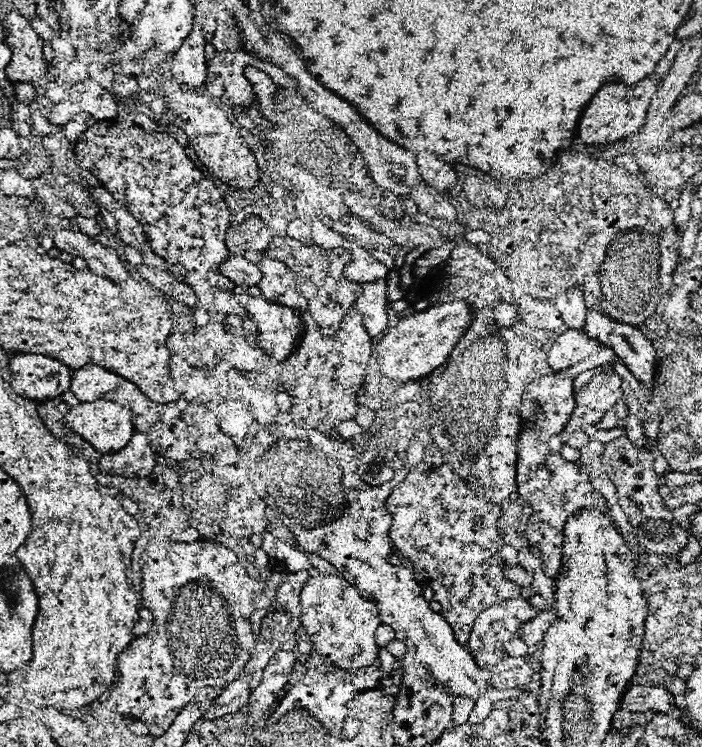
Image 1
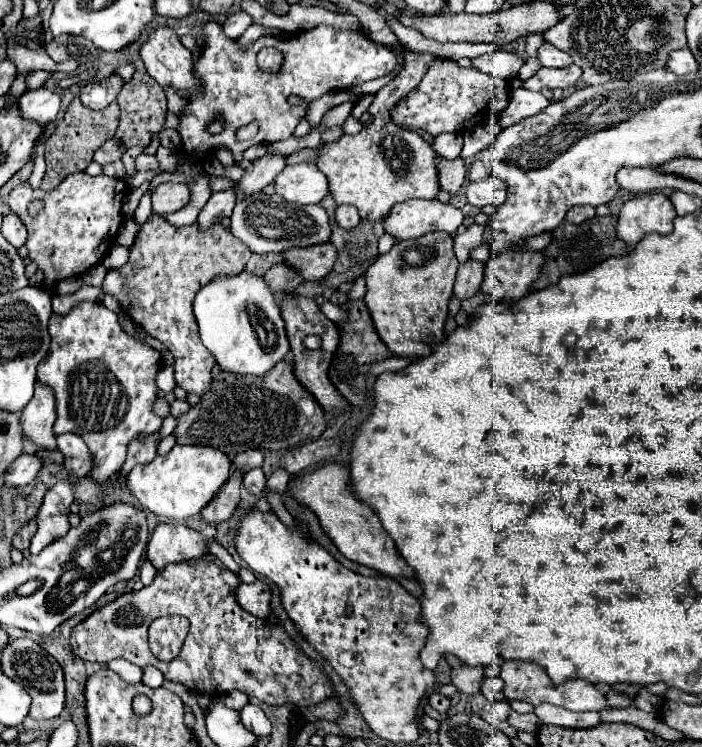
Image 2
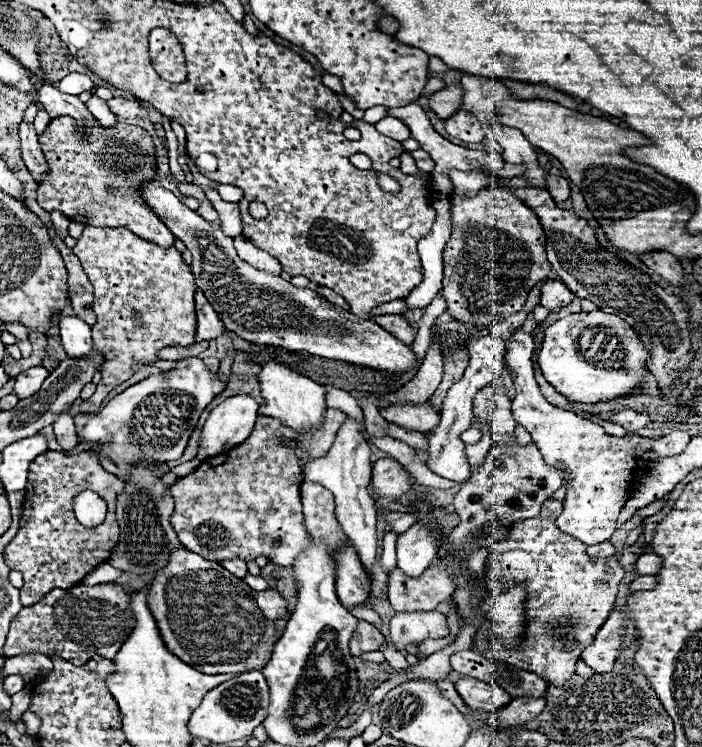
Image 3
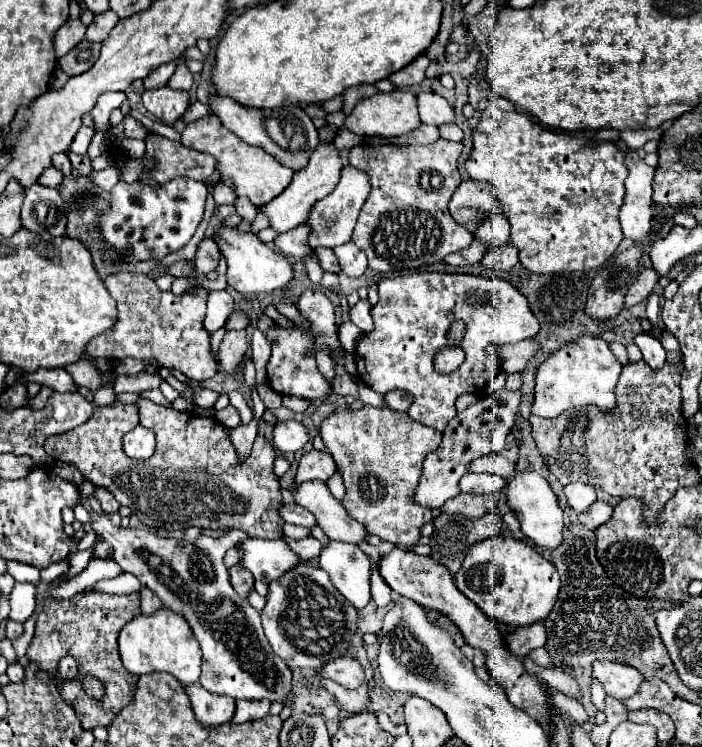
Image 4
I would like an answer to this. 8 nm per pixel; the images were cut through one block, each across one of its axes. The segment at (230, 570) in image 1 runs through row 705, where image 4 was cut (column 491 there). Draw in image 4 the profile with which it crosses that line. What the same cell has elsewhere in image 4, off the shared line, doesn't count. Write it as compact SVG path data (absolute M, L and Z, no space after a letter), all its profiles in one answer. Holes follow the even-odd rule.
M488 108L482 112L480 124L472 134L472 152L466 160L466 170L472 180L490 182L494 186L510 222L510 242L520 250L520 262L528 272L588 272L600 268L624 238L618 222L626 194L624 180L628 178L624 160L626 154L620 152L614 142L602 140L592 144L592 138L554 132L520 112Z

